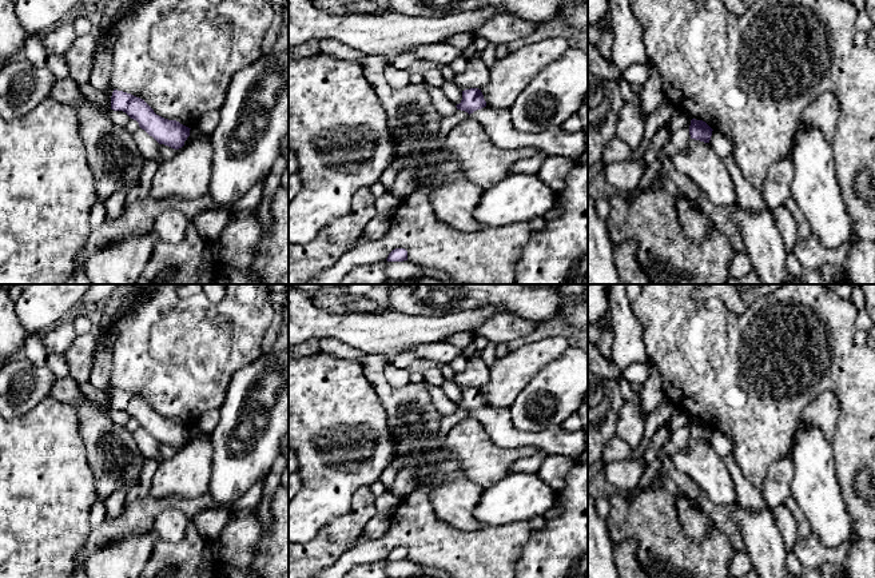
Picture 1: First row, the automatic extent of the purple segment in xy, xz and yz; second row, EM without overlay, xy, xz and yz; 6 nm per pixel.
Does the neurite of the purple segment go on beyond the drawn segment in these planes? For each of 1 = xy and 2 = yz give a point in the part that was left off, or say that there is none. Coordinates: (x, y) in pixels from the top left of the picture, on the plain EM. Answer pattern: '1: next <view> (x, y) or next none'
1: next none
2: next none

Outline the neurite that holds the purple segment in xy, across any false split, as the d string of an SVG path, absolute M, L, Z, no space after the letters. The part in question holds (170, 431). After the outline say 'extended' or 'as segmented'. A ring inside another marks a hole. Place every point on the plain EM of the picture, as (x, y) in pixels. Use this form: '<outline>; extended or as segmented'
M114 388L111 395L111 408L123 410L139 422L139 426L152 435L159 443L179 449L190 435L188 426L176 419L164 418L140 396Z; as segmented

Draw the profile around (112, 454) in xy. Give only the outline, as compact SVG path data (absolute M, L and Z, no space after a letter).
M71 376L56 378L49 395L60 402L77 404L80 435L87 449L88 466L96 479L98 499L106 501L119 485L131 489L140 481L146 457L139 450L131 431L115 424L99 403L81 392L79 384Z

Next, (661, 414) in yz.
M667 398L660 400L659 406L645 418L644 438L640 446L633 450L631 458L640 459L644 457L644 451L647 450L651 438L663 424L668 423L675 410L676 407Z

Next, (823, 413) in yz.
M824 391L803 410L798 426L818 427L831 442L838 427L839 410L836 394Z

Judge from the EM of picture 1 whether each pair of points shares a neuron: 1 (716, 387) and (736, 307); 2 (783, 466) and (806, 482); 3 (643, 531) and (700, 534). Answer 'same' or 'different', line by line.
1: different
2: different
3: different

